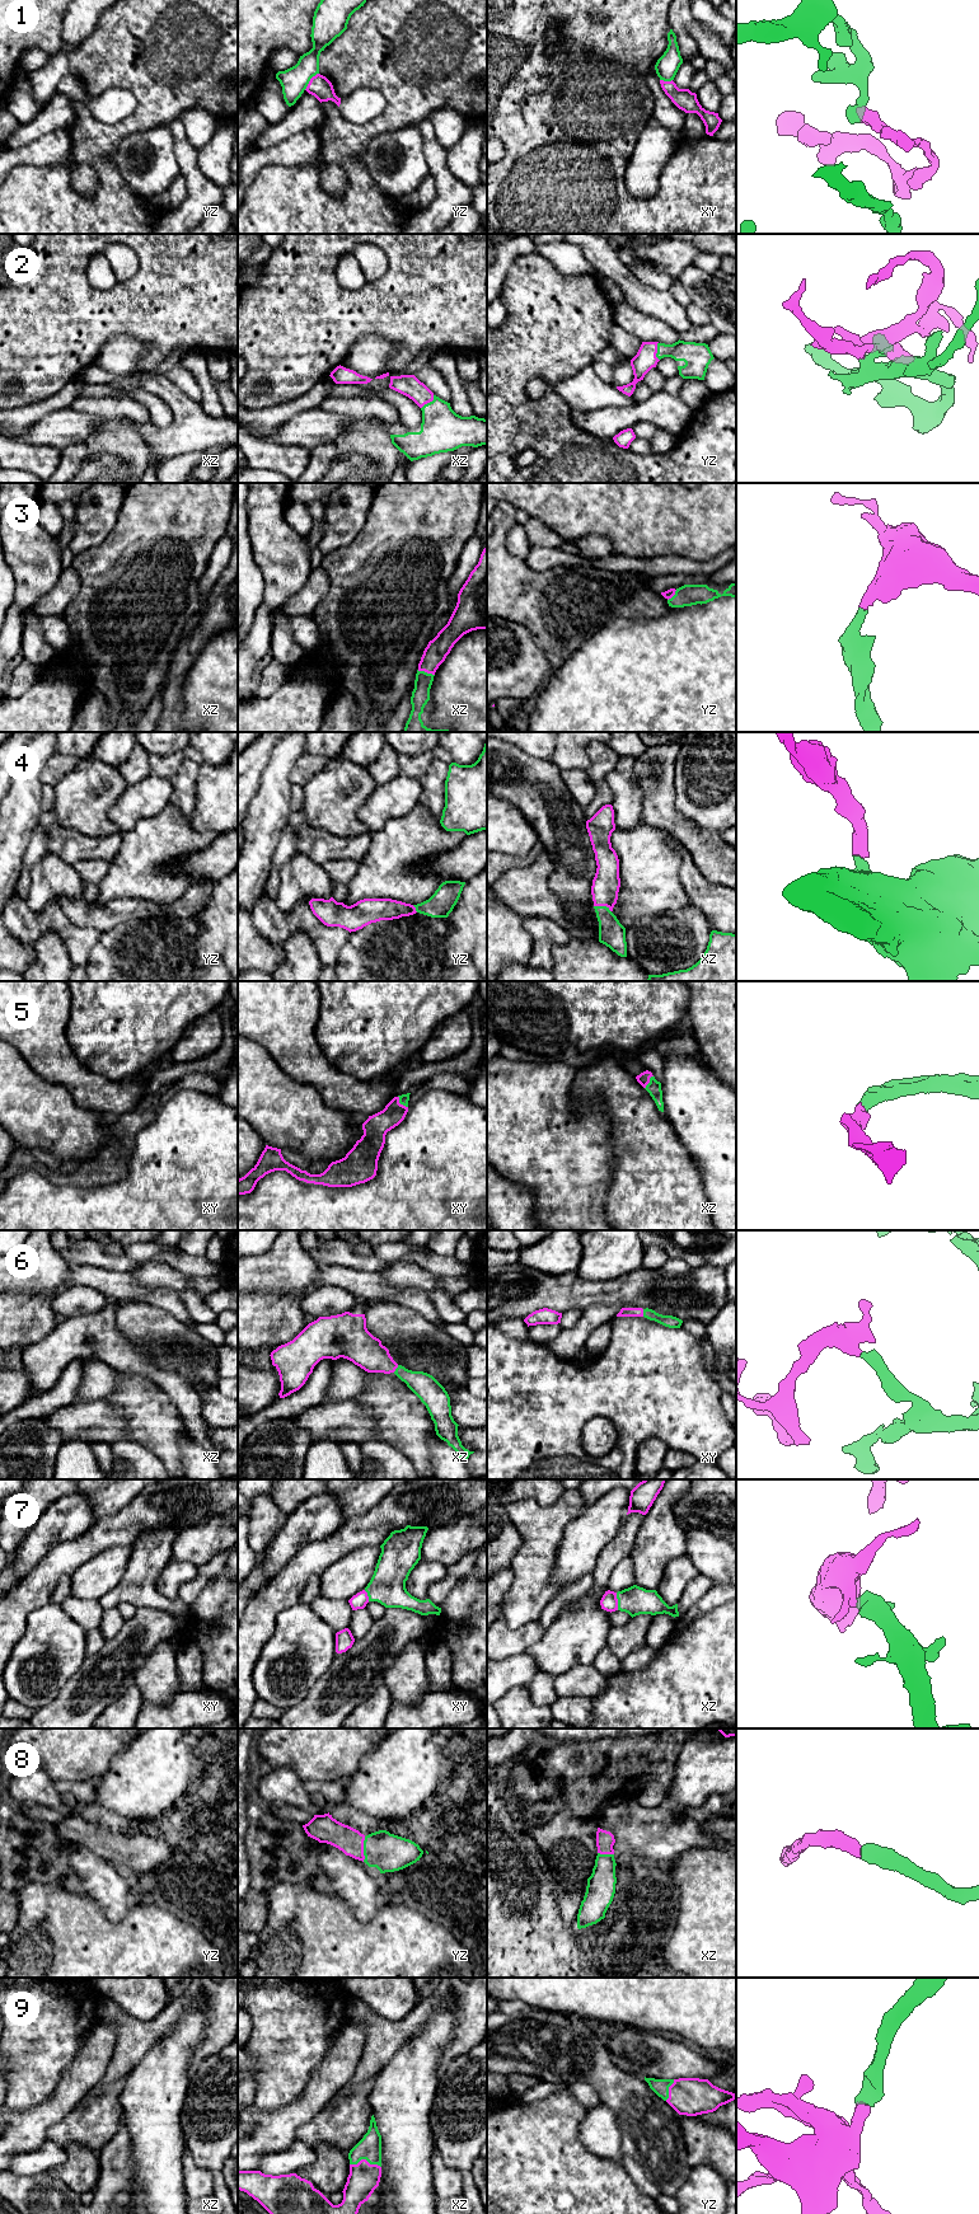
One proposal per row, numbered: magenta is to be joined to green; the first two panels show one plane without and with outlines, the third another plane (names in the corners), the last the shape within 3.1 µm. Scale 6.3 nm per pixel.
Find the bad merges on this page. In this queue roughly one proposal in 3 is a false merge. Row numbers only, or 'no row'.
1

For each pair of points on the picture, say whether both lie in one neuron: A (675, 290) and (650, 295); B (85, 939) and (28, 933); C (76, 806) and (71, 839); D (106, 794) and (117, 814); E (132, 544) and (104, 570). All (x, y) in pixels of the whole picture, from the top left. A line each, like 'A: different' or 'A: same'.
A: different
B: same
C: different
D: different
E: same

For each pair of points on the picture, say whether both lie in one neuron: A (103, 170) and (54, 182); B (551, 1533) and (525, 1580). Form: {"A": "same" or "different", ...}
{"A": "same", "B": "same"}

